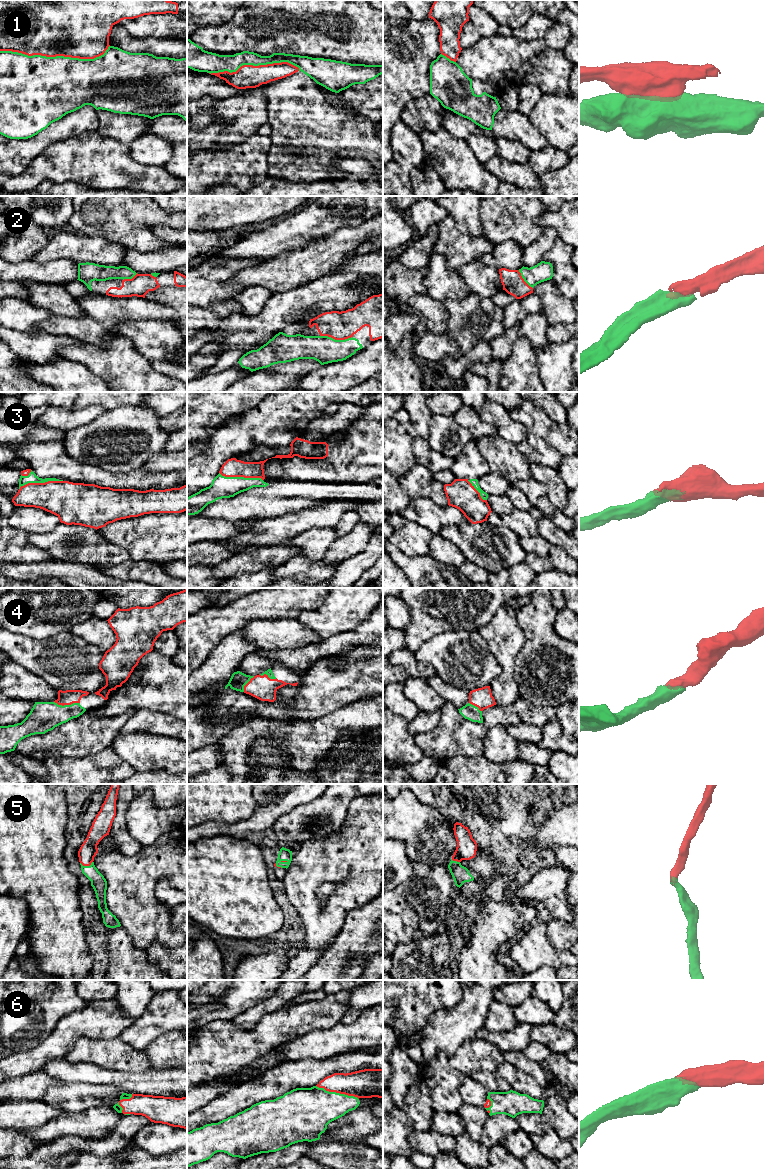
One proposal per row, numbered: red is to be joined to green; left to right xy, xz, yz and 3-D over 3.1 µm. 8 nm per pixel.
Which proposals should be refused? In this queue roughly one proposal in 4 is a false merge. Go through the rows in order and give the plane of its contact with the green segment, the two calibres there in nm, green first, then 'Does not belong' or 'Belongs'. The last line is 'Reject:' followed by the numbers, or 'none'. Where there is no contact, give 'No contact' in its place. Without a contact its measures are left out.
1: Touches green in xy. Thickness 480 nm (green) against 500 nm. Does not belong
2: Touches green in xz. Thickness 220 nm (green) against 220 nm. Belongs
3: Touches green in xy. Thickness 80 nm (green) against 300 nm. Belongs
4: Touches green in xy. Thickness 240 nm (green) against 120 nm. Belongs
5: Touches green in xy. Thickness 120 nm (green) against 140 nm. Belongs
6: Touches green in xz. Thickness 360 nm (green) against 220 nm. Belongs
Reject: 1

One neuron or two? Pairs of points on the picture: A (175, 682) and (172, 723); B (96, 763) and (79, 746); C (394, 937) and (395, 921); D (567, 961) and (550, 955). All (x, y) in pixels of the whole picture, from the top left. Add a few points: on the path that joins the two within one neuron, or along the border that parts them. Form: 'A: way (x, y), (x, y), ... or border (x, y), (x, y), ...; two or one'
A: border (149, 710), (170, 714), (176, 718); two
B: border (110, 746), (85, 756), (65, 756); two
C: way (394, 933), (394, 925); one
D: way (563, 959), (554, 958); one

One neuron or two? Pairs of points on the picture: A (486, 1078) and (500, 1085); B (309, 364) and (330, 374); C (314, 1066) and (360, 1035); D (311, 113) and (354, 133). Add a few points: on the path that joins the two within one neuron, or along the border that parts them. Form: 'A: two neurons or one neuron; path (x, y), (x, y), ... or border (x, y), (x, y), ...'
A: one neuron; path (489, 1079), (497, 1084)
B: two neurons; border (322, 365), (311, 370), (299, 381)
C: two neurons; border (349, 1052), (322, 1059), (303, 1060)
D: one neuron; path (322, 124), (330, 129), (343, 131)

